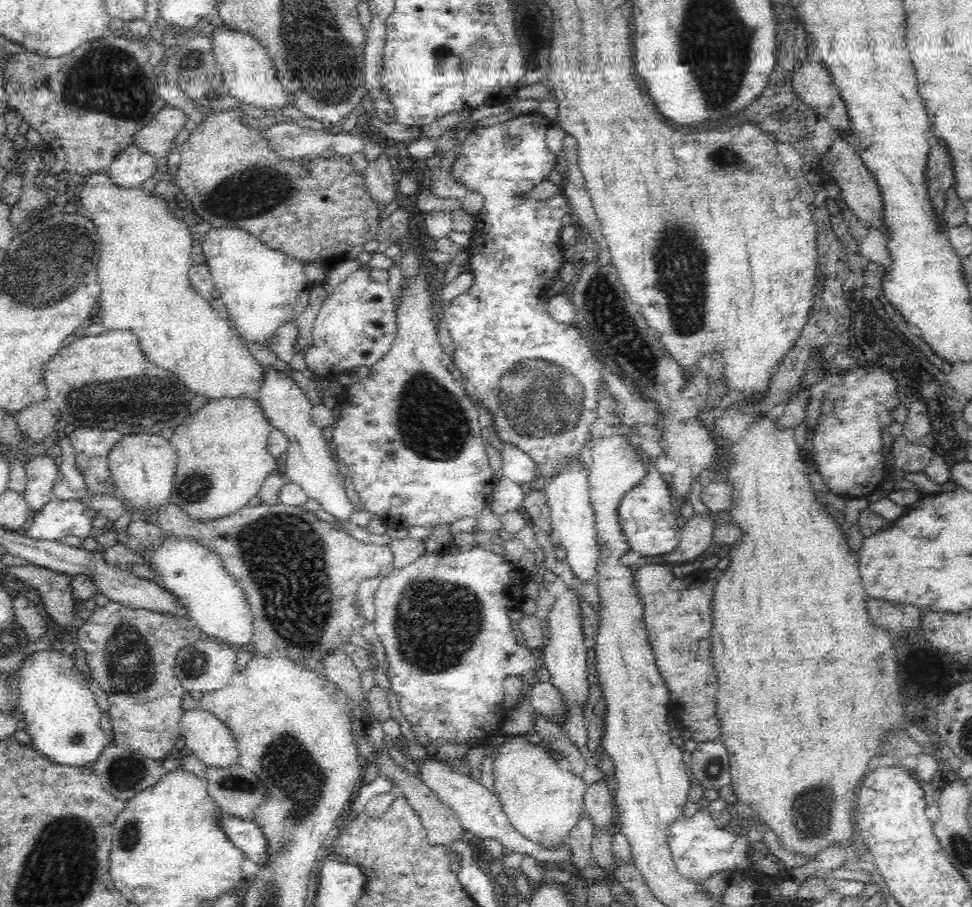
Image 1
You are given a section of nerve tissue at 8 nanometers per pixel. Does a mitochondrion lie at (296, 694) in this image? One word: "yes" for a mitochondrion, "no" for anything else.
no

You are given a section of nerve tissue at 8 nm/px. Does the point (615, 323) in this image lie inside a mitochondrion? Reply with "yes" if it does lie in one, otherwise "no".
yes

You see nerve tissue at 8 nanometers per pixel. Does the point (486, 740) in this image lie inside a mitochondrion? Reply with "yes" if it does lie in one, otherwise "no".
no

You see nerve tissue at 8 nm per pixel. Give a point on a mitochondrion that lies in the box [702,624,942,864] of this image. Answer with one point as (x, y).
(812, 808)

